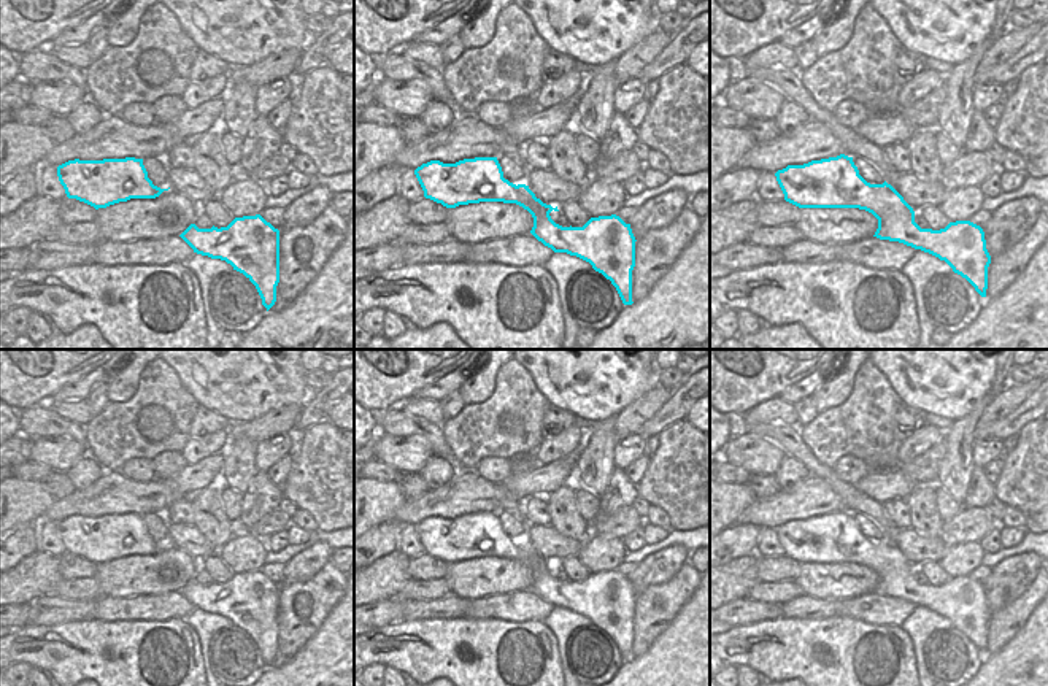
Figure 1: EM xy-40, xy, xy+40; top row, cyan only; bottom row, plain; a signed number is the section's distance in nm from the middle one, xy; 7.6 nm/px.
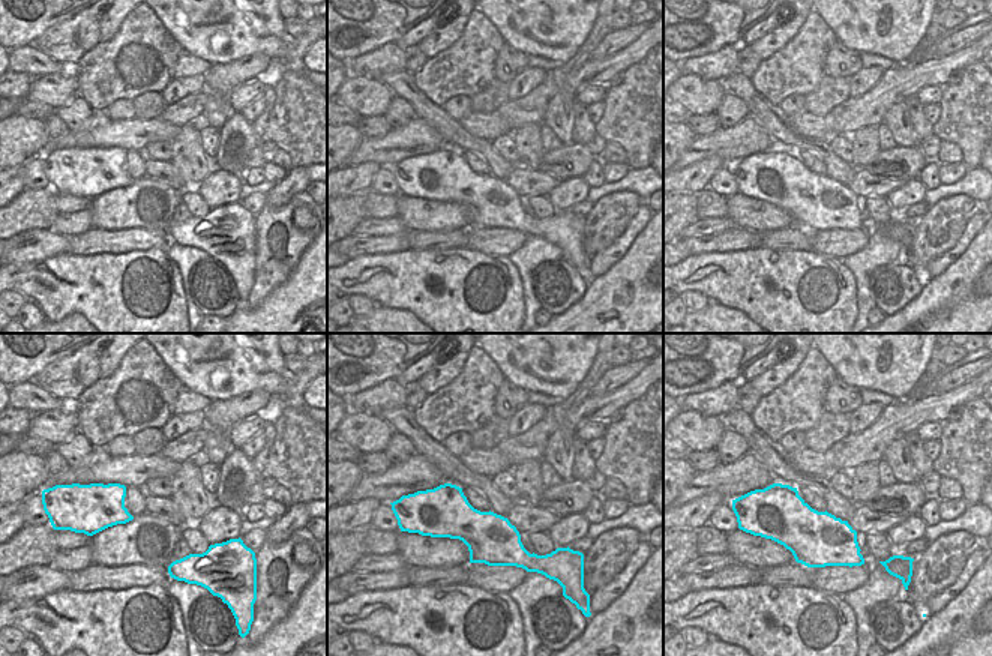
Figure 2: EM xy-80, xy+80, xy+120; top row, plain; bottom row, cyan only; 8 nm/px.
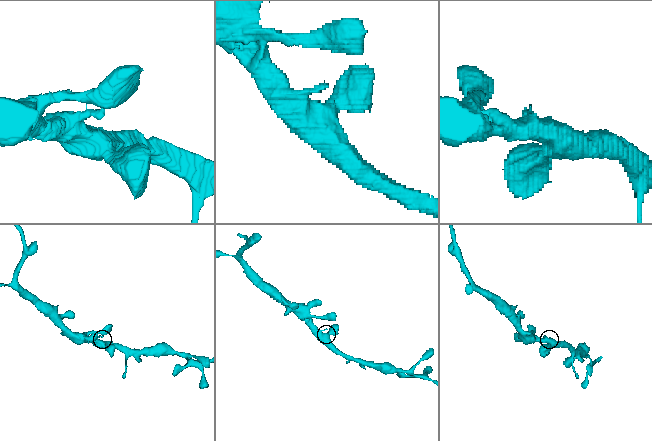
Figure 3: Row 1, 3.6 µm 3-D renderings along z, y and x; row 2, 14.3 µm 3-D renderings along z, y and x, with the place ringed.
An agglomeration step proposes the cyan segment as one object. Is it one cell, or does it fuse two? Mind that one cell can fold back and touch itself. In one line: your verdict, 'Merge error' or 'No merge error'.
No merge error

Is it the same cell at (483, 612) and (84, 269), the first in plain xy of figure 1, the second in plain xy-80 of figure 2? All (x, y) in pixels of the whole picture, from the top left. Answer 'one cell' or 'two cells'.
two cells

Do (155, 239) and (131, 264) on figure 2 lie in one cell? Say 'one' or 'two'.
two

